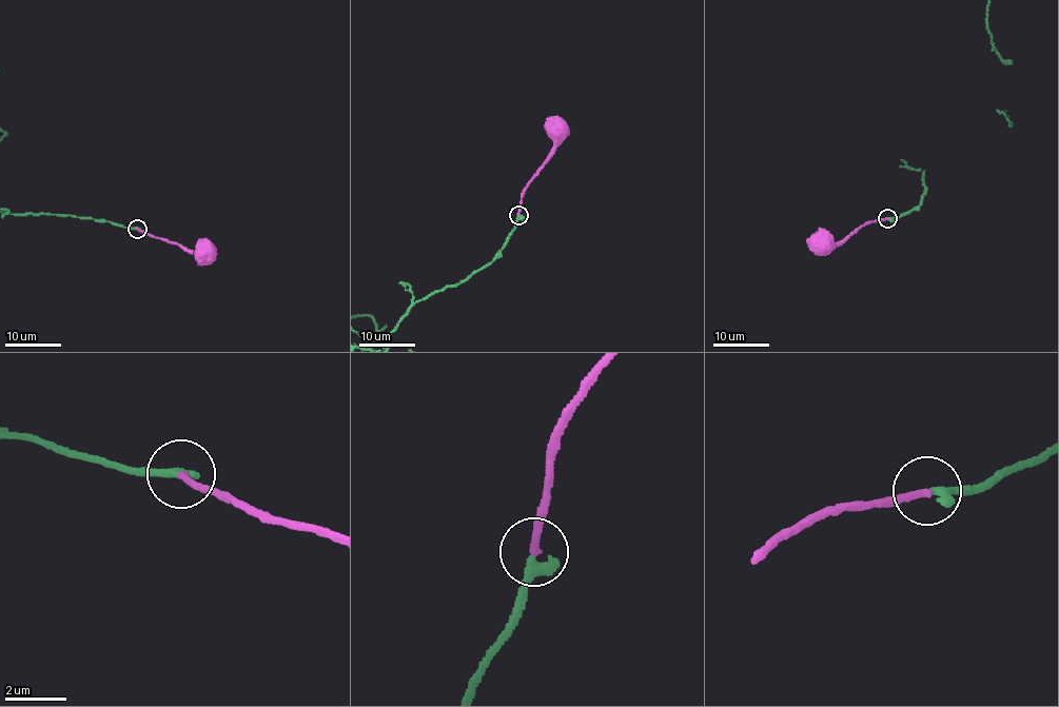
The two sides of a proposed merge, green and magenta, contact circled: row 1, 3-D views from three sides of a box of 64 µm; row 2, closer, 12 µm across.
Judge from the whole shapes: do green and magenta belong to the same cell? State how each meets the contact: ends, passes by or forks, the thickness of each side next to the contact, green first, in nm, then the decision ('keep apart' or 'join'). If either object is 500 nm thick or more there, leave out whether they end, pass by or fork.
green ends; magenta ends; calibres 360 and 240 nm; join

